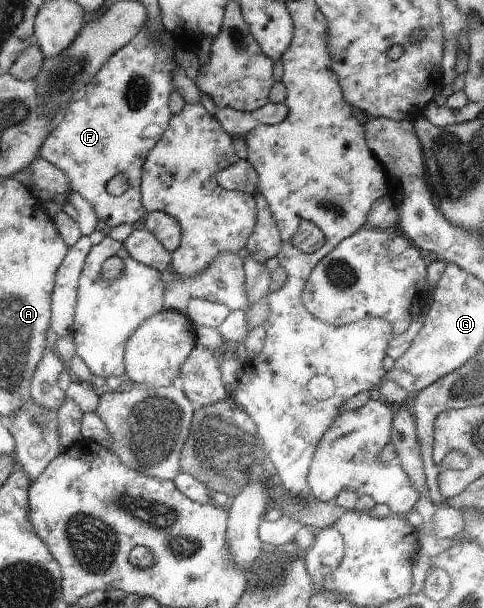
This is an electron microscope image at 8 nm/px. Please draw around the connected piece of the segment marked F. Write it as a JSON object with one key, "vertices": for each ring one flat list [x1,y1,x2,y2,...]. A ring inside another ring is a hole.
{"vertices":[[147,26,142,27,143,30,140,30,129,44,107,59,94,76,94,82,86,86,85,96,70,104,63,121,48,133,44,143,40,145,40,156,65,173,71,192,80,194,91,204,103,228,133,224,145,216,140,193,143,165,149,151,169,129,169,120,173,115,170,109,170,95,174,91,171,70,165,70,167,66,163,64,164,60,174,59,173,50,149,38,153,34,147,30],[116,174,124,174,128,178,128,190,118,197,105,191,107,182]]}

